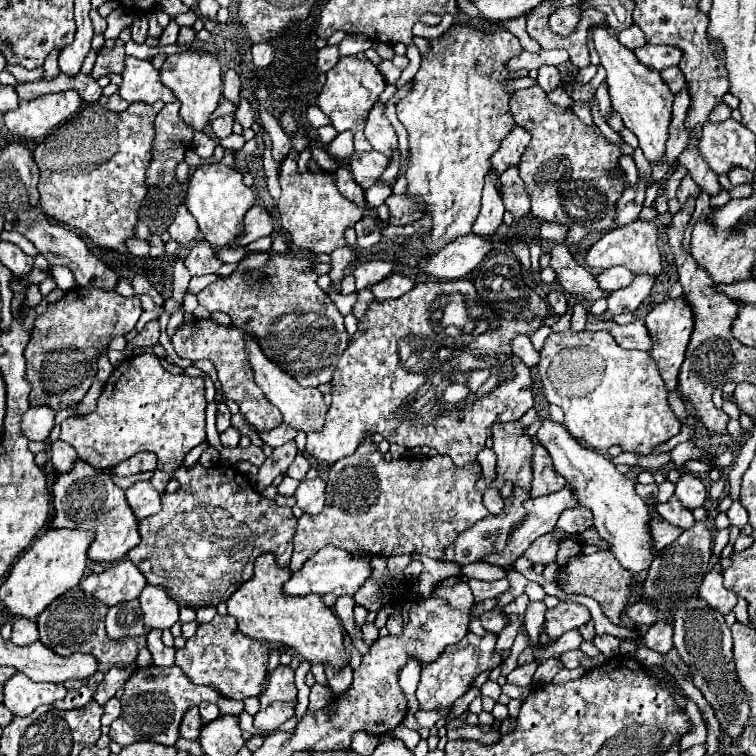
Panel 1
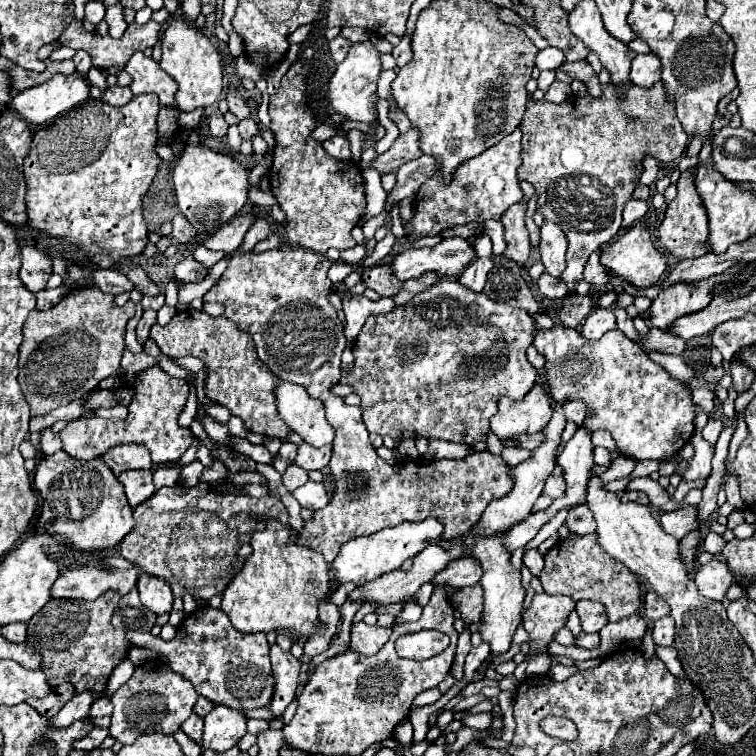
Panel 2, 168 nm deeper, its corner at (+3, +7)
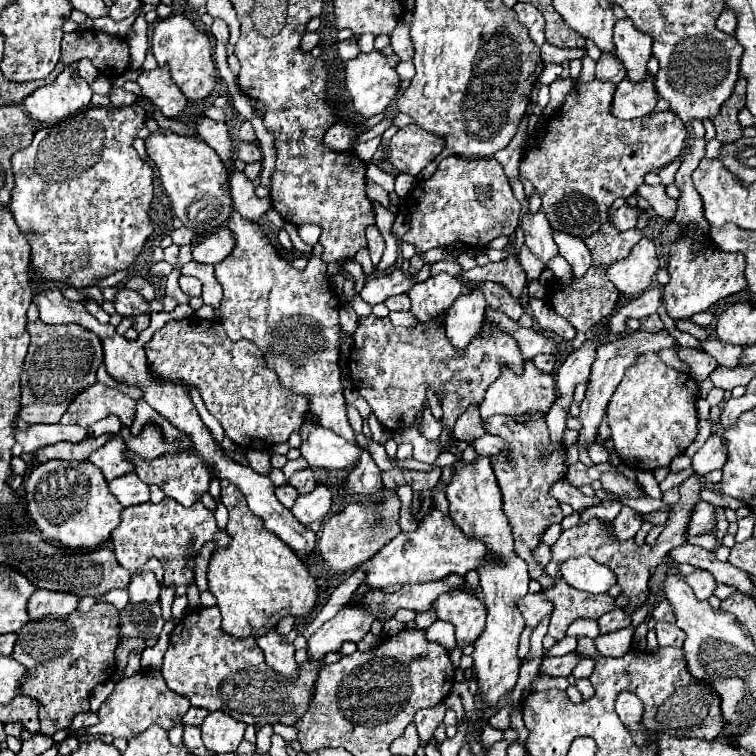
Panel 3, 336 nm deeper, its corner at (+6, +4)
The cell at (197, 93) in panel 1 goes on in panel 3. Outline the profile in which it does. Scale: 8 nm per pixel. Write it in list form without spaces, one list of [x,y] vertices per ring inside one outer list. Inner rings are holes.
[[[172,15],[154,25],[152,53],[158,65],[168,65],[172,81],[180,87],[188,101],[204,101],[206,97],[210,97],[216,85],[216,65],[212,61],[210,37],[204,31],[196,31],[186,17]]]

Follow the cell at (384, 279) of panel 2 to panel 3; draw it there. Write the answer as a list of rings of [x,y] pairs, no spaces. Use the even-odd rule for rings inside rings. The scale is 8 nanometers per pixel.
[[[406,293],[398,295],[398,297],[388,297],[384,301],[384,305],[390,309],[390,311],[408,311],[410,309],[410,299]]]

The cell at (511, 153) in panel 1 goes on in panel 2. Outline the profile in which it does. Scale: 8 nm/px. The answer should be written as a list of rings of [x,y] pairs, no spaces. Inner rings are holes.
[[[517,128],[513,134],[505,136],[497,146],[491,146],[477,158],[469,158],[453,170],[453,178],[449,184],[443,182],[443,174],[435,172],[417,192],[415,216],[411,220],[413,232],[417,238],[437,236],[443,230],[449,230],[459,224],[469,222],[485,222],[485,220],[501,220],[501,214],[517,204],[523,198],[517,180],[517,168],[521,164],[521,130]]]

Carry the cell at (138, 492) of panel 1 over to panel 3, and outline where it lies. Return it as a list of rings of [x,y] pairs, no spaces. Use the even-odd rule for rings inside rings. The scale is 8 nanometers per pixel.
[[[136,473],[116,477],[114,481],[108,483],[108,487],[110,487],[110,493],[120,501],[122,507],[140,505],[140,503],[150,501],[148,485]]]

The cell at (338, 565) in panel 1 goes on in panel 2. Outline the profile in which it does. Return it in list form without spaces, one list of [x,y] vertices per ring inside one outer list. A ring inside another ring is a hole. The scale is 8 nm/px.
[[[427,518],[425,522],[419,522],[419,524],[407,524],[405,522],[401,526],[381,530],[381,532],[375,532],[371,536],[353,538],[345,546],[341,546],[341,550],[335,558],[335,562],[331,564],[331,568],[335,568],[339,584],[353,582],[353,584],[361,586],[361,582],[371,582],[371,580],[379,578],[381,574],[399,570],[405,560],[413,560],[429,544],[439,544],[445,550],[449,548],[449,542],[443,540],[443,524],[437,518]]]

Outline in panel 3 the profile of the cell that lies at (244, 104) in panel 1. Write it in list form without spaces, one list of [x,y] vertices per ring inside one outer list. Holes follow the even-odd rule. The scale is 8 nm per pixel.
[[[240,143],[238,147],[238,157],[244,161],[244,163],[250,163],[250,161],[262,161],[262,151],[256,143]]]

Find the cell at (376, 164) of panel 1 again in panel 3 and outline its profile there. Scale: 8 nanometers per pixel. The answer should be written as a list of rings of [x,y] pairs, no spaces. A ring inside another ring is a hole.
[[[406,125],[390,139],[386,159],[392,169],[418,175],[444,149],[444,141],[418,125]]]

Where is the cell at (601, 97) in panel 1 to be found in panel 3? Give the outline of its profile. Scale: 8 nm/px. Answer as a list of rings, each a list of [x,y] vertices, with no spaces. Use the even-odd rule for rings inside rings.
[[[602,53],[596,62],[596,79],[602,82],[620,83],[626,77],[626,68],[612,53]]]

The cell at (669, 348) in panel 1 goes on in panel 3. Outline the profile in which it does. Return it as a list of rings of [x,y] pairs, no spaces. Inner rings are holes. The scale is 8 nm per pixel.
[[[680,237],[672,243],[668,257],[670,281],[664,287],[662,305],[674,321],[690,319],[692,315],[710,309],[716,301],[746,289],[746,257],[742,257],[742,253],[724,253],[716,245],[708,245],[704,253],[692,253],[690,243],[692,241],[688,237]]]

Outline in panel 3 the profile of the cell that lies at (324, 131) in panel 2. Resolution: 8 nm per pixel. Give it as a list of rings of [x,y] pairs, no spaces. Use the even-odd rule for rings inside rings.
[[[334,123],[334,125],[326,131],[322,143],[328,145],[328,149],[334,147],[336,151],[346,151],[346,149],[352,147],[352,141],[354,141],[356,135],[358,135],[358,133],[356,133],[350,125],[346,125],[346,123]]]

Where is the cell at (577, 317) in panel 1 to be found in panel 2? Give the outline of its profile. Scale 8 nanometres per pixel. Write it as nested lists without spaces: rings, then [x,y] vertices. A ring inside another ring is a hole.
[[[609,82],[601,86],[603,94],[599,98],[593,98],[591,94],[577,96],[573,94],[563,104],[551,104],[545,100],[533,102],[529,98],[527,112],[521,124],[523,130],[523,150],[521,150],[521,166],[519,166],[519,180],[527,180],[535,186],[539,194],[539,212],[547,218],[557,222],[569,240],[567,248],[567,268],[561,274],[561,280],[569,286],[569,290],[575,290],[575,282],[583,280],[581,270],[585,266],[585,254],[589,250],[597,250],[601,244],[607,244],[621,228],[621,212],[623,204],[631,198],[631,192],[635,190],[635,182],[639,180],[639,174],[643,170],[643,158],[649,154],[661,164],[671,164],[673,160],[681,158],[687,150],[689,136],[683,130],[681,122],[675,116],[673,104],[665,100],[663,86],[657,82],[657,86],[645,90],[639,86],[623,84],[623,96],[617,94],[617,88]]]

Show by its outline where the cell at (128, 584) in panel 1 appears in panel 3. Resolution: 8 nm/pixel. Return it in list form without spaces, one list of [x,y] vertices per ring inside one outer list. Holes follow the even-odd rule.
[[[38,589],[32,593],[28,601],[28,615],[30,619],[40,619],[44,615],[54,615],[54,617],[66,617],[74,609],[78,609],[78,595],[76,593],[56,593],[56,591],[46,591]]]

